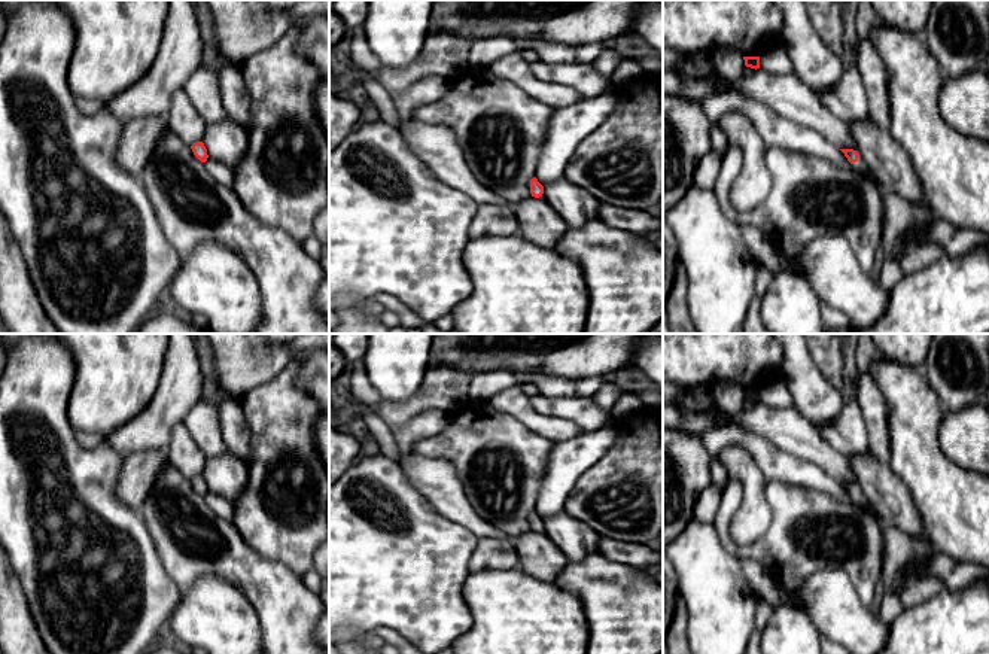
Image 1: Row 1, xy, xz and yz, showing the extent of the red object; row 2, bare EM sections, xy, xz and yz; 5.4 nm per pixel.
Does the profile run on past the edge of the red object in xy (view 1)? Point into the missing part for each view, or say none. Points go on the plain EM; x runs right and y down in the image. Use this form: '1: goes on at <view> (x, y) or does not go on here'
1: does not go on here

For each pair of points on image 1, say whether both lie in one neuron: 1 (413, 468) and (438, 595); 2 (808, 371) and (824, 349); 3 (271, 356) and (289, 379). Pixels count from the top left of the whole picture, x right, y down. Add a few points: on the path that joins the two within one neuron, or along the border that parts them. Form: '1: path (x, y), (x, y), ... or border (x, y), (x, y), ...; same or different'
1: border (396, 461), (410, 483), (441, 514); different
2: border (806, 349), (816, 368), (837, 389); different
3: border (291, 359), (279, 373), (253, 388); different

